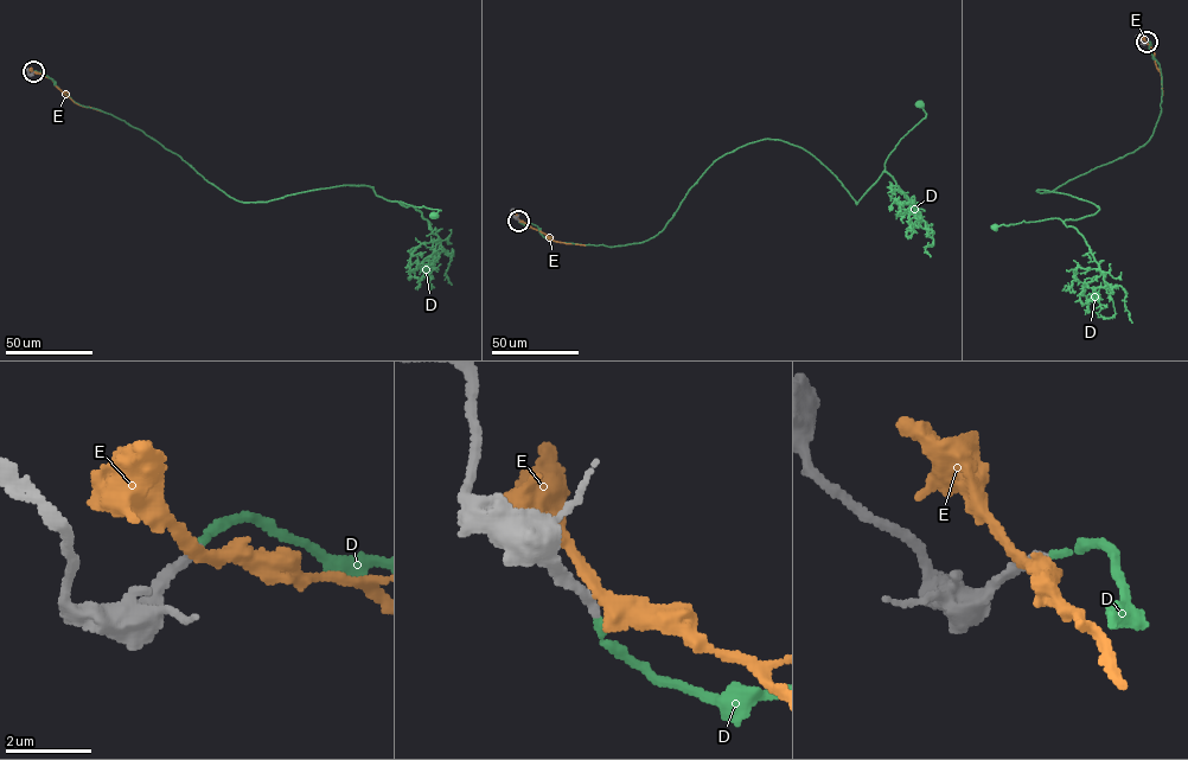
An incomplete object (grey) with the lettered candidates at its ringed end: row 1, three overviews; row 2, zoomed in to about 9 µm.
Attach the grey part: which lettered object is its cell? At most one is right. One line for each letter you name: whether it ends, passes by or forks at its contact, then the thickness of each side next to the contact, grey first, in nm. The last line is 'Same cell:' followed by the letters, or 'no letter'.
D: it ends; calibres 200 and 160 nm
Same cell: D

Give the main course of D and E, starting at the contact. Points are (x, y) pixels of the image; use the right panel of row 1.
D: (1148, 42), (1162, 94), (1150, 139), (1052, 191), (1036, 191), (1070, 195), (1099, 209), (1073, 219), (994, 227)
E: (1147, 42), (1160, 71), (1162, 95)

